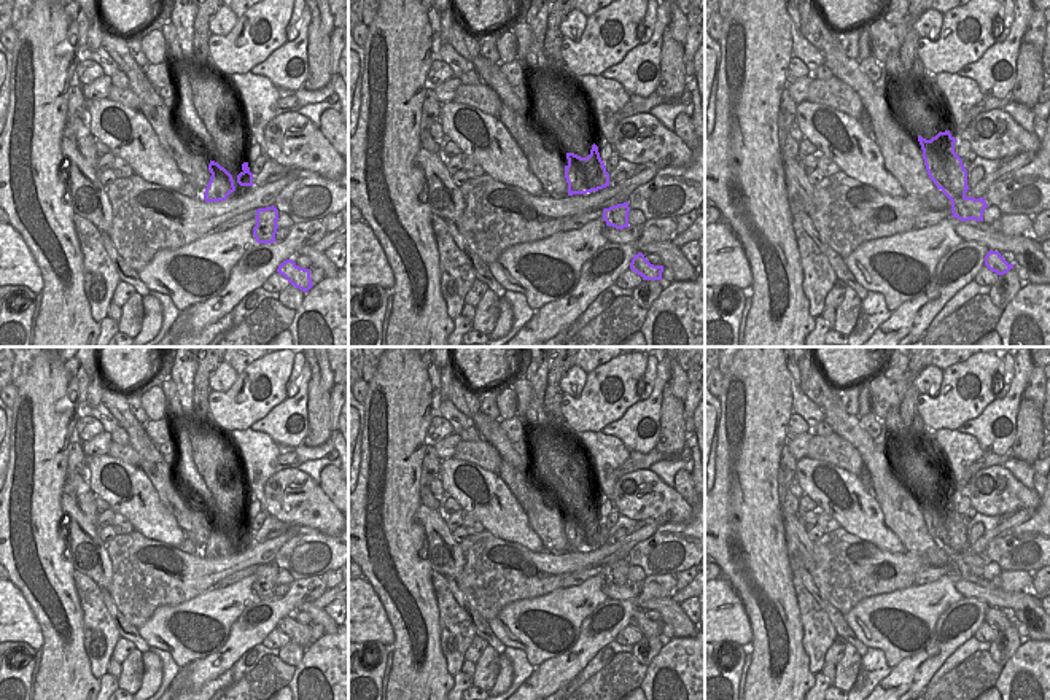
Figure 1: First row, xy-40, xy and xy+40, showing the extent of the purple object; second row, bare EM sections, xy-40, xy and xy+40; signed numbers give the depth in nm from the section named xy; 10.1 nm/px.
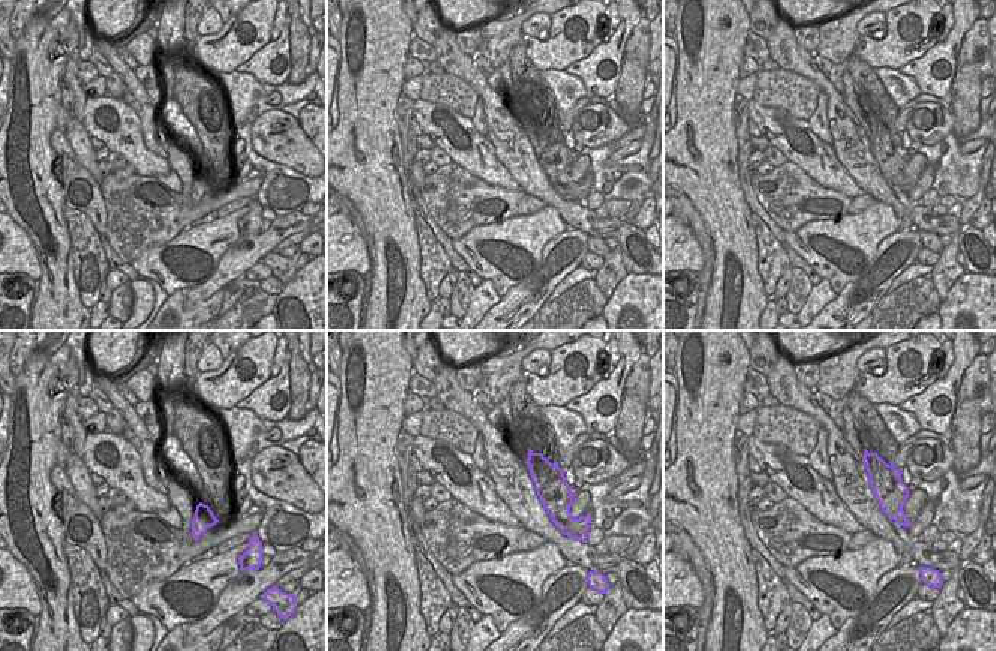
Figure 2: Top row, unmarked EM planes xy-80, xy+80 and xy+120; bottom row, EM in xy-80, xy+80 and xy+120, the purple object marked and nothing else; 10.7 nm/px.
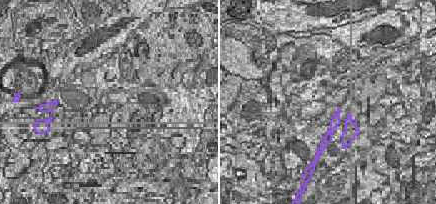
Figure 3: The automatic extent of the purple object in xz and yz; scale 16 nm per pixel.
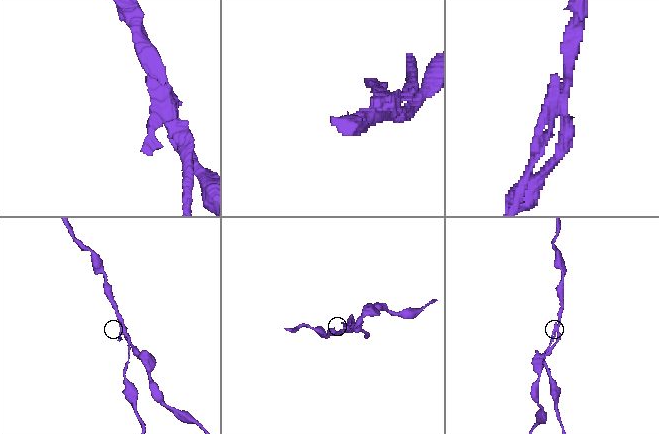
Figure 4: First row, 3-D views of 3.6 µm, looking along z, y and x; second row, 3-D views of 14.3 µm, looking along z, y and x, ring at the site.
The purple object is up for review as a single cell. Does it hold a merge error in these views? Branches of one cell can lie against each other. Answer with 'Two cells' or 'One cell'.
Two cells.

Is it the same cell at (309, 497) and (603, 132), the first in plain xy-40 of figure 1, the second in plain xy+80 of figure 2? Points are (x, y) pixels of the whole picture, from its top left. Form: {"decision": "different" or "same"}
{"decision": "same"}

